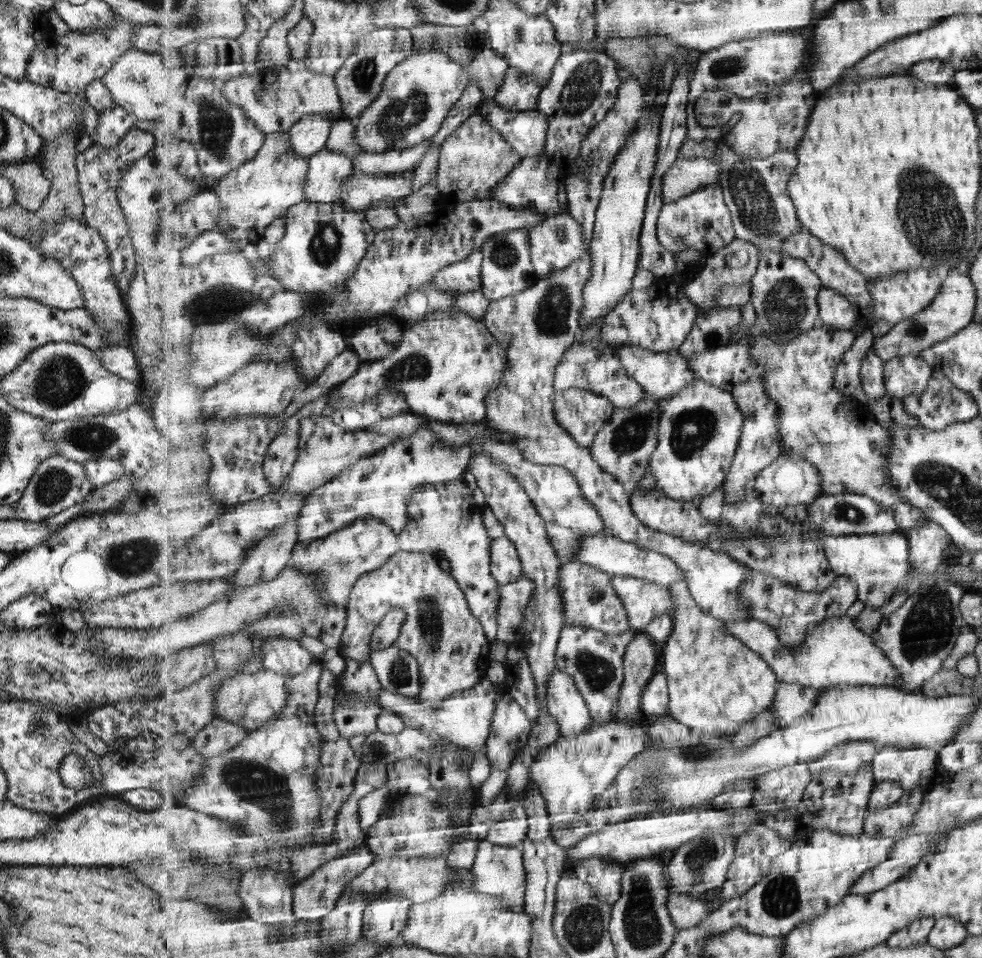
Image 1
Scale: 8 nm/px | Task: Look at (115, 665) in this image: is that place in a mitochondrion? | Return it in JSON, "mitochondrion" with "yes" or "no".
{"mitochondrion":"yes"}

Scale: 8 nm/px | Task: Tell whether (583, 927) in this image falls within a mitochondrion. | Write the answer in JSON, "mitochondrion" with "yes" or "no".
{"mitochondrion":"yes"}

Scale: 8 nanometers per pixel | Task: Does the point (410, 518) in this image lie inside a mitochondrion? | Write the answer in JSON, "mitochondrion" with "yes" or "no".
{"mitochondrion":"no"}

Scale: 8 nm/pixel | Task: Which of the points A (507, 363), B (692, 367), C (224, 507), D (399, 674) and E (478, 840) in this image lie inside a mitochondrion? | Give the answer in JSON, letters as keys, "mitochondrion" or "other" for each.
{"A":"other","B":"other","C":"other","D":"mitochondrion","E":"other"}

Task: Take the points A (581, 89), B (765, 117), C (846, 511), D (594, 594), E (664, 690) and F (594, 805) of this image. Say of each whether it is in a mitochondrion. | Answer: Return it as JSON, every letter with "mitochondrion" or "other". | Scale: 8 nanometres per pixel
{"A":"mitochondrion","B":"other","C":"mitochondrion","D":"mitochondrion","E":"other","F":"other"}

